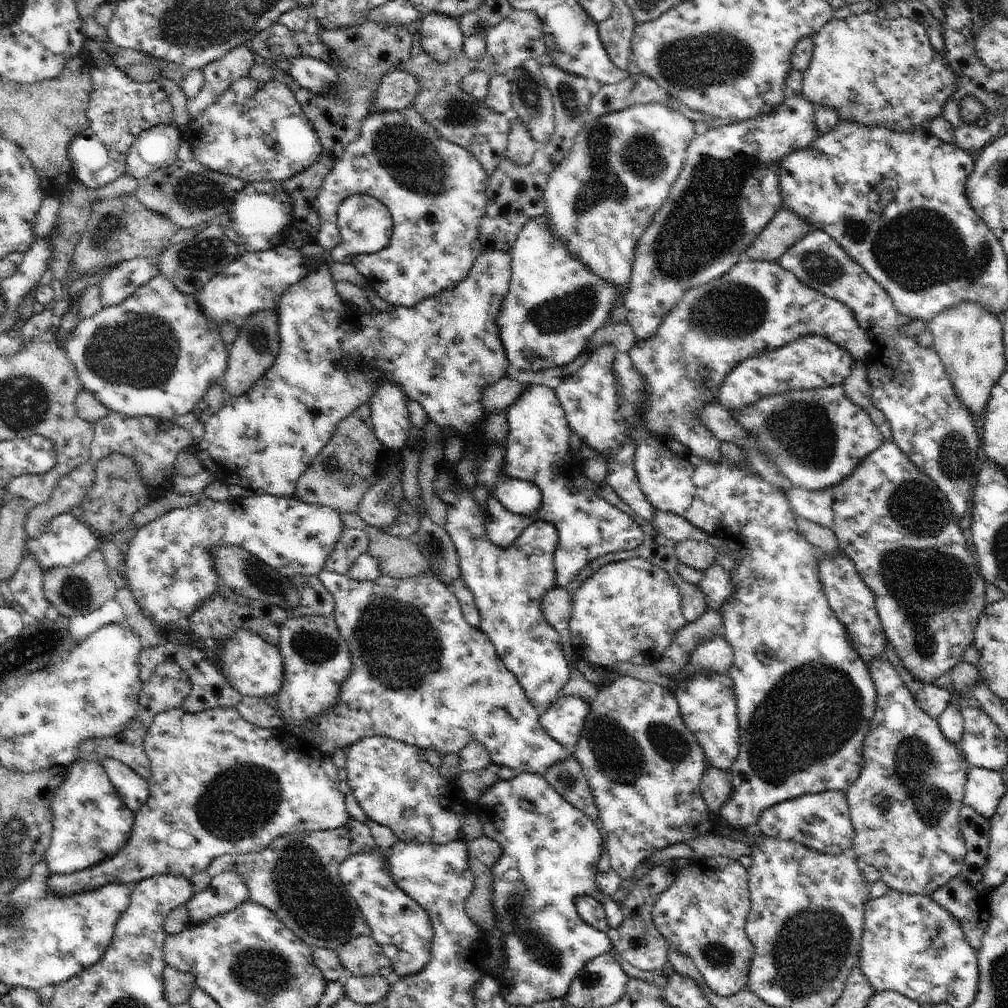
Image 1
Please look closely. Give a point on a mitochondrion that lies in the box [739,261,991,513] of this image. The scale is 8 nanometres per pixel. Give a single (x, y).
(801, 430)

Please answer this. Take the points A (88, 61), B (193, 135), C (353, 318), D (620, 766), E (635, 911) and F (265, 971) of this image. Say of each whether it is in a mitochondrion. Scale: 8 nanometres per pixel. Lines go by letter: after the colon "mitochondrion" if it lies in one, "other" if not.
A: other
B: other
C: other
D: mitochondrion
E: other
F: mitochondrion

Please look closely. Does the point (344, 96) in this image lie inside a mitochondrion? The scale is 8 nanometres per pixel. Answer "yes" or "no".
yes

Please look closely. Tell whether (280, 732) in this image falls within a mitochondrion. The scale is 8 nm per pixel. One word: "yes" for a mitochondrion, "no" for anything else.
no

